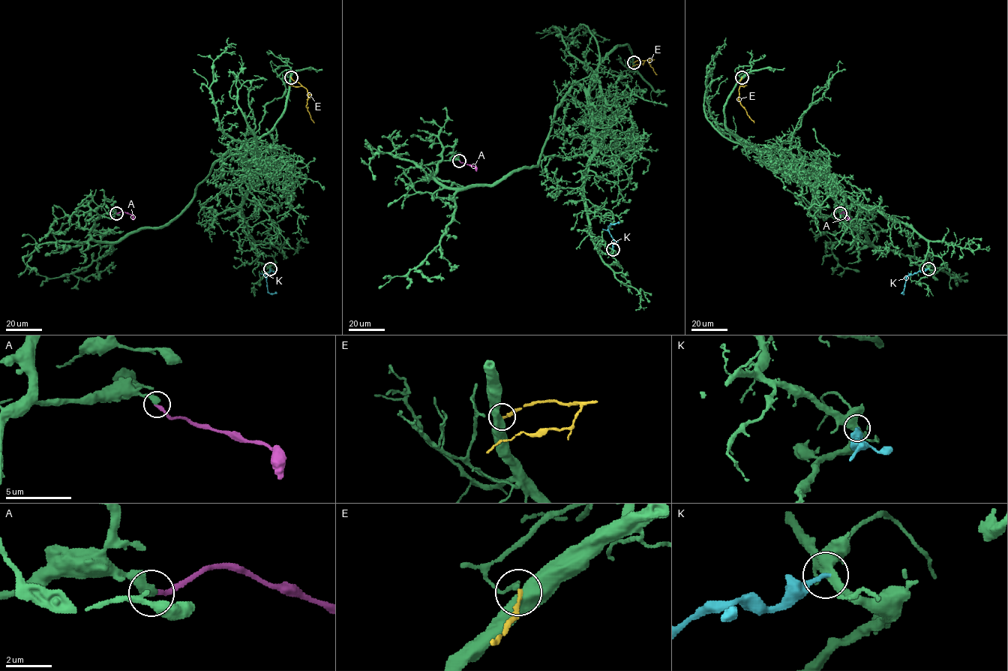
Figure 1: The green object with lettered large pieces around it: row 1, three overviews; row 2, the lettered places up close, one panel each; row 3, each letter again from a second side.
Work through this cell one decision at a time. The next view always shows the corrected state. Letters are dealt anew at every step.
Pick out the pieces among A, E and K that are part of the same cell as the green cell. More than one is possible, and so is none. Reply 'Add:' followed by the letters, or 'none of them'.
Add: A

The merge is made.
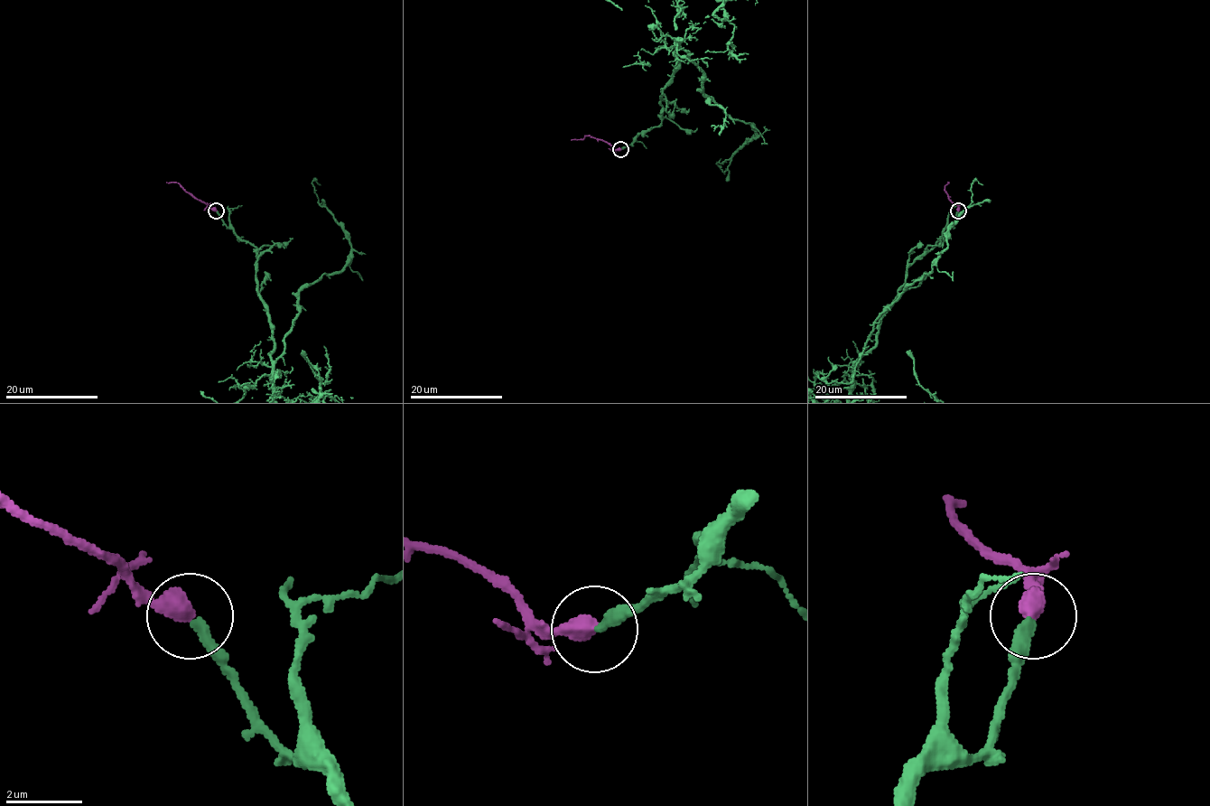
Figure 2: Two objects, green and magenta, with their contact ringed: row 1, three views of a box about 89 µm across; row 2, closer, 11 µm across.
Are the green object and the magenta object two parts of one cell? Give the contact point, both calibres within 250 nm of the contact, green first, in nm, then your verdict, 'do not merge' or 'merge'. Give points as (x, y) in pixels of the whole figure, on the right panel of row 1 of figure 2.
at (958, 210); 300 nm thick on the green side, 500 nm on the other; merge

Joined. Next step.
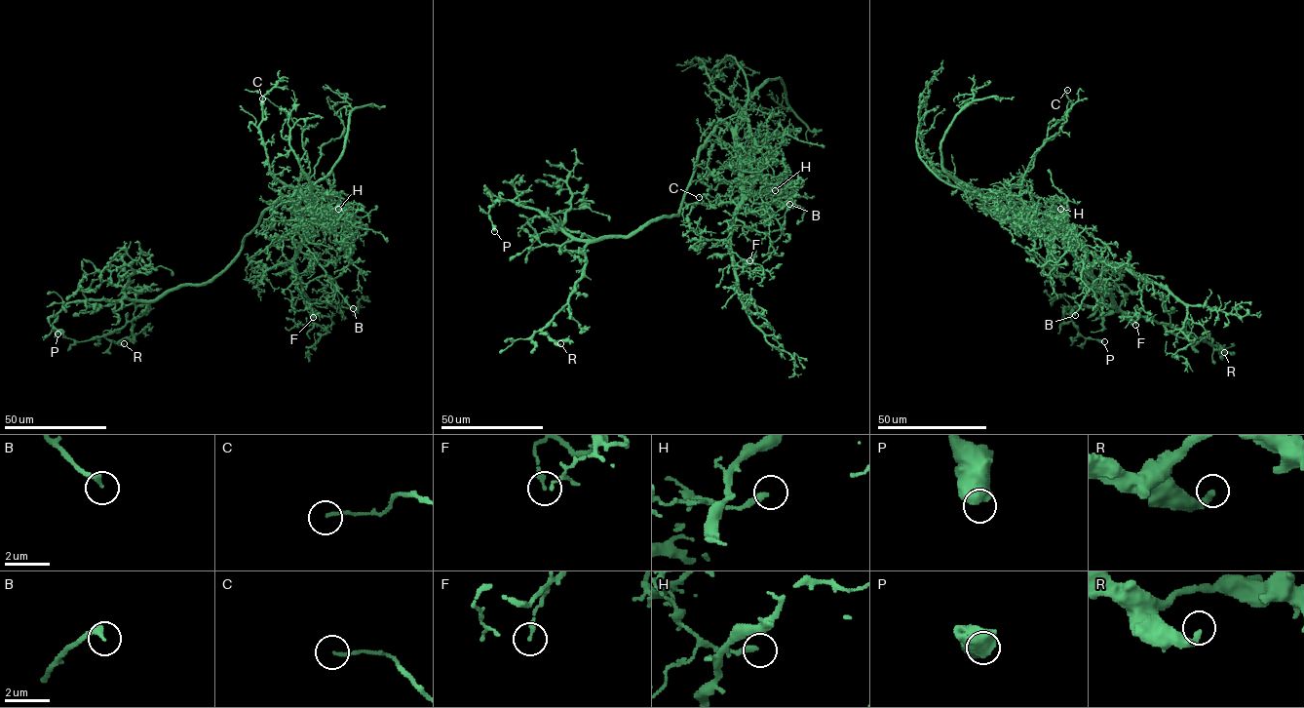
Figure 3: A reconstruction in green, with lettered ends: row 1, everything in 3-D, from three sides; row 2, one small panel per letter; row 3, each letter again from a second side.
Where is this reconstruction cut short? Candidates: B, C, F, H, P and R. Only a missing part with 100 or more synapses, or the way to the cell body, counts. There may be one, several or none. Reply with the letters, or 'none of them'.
none of them

